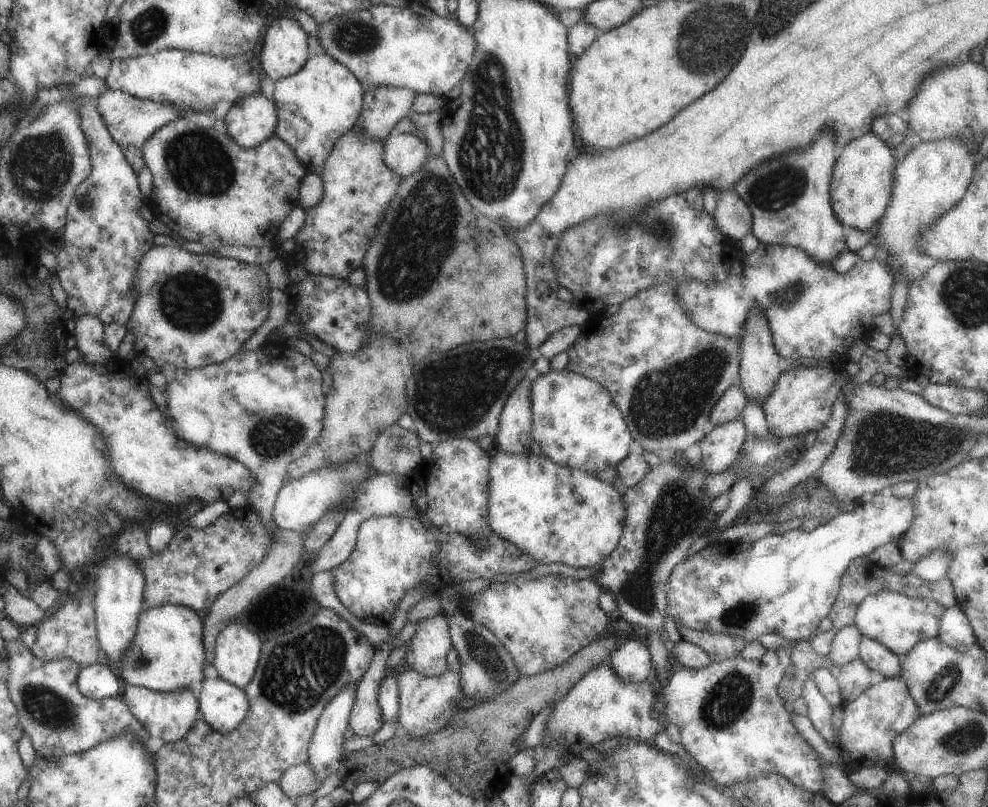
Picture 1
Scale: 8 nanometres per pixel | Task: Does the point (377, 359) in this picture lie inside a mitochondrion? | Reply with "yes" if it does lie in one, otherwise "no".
no

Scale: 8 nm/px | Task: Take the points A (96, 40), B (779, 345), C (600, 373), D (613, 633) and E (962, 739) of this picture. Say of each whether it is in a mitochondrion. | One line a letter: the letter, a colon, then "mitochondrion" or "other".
A: other
B: other
C: other
D: other
E: mitochondrion

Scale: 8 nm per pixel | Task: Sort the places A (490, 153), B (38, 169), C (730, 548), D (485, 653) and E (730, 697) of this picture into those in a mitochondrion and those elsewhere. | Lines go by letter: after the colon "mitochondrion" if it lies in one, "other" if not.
A: mitochondrion
B: mitochondrion
C: other
D: mitochondrion
E: mitochondrion

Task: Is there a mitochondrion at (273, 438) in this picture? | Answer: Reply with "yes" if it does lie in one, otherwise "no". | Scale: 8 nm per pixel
yes

